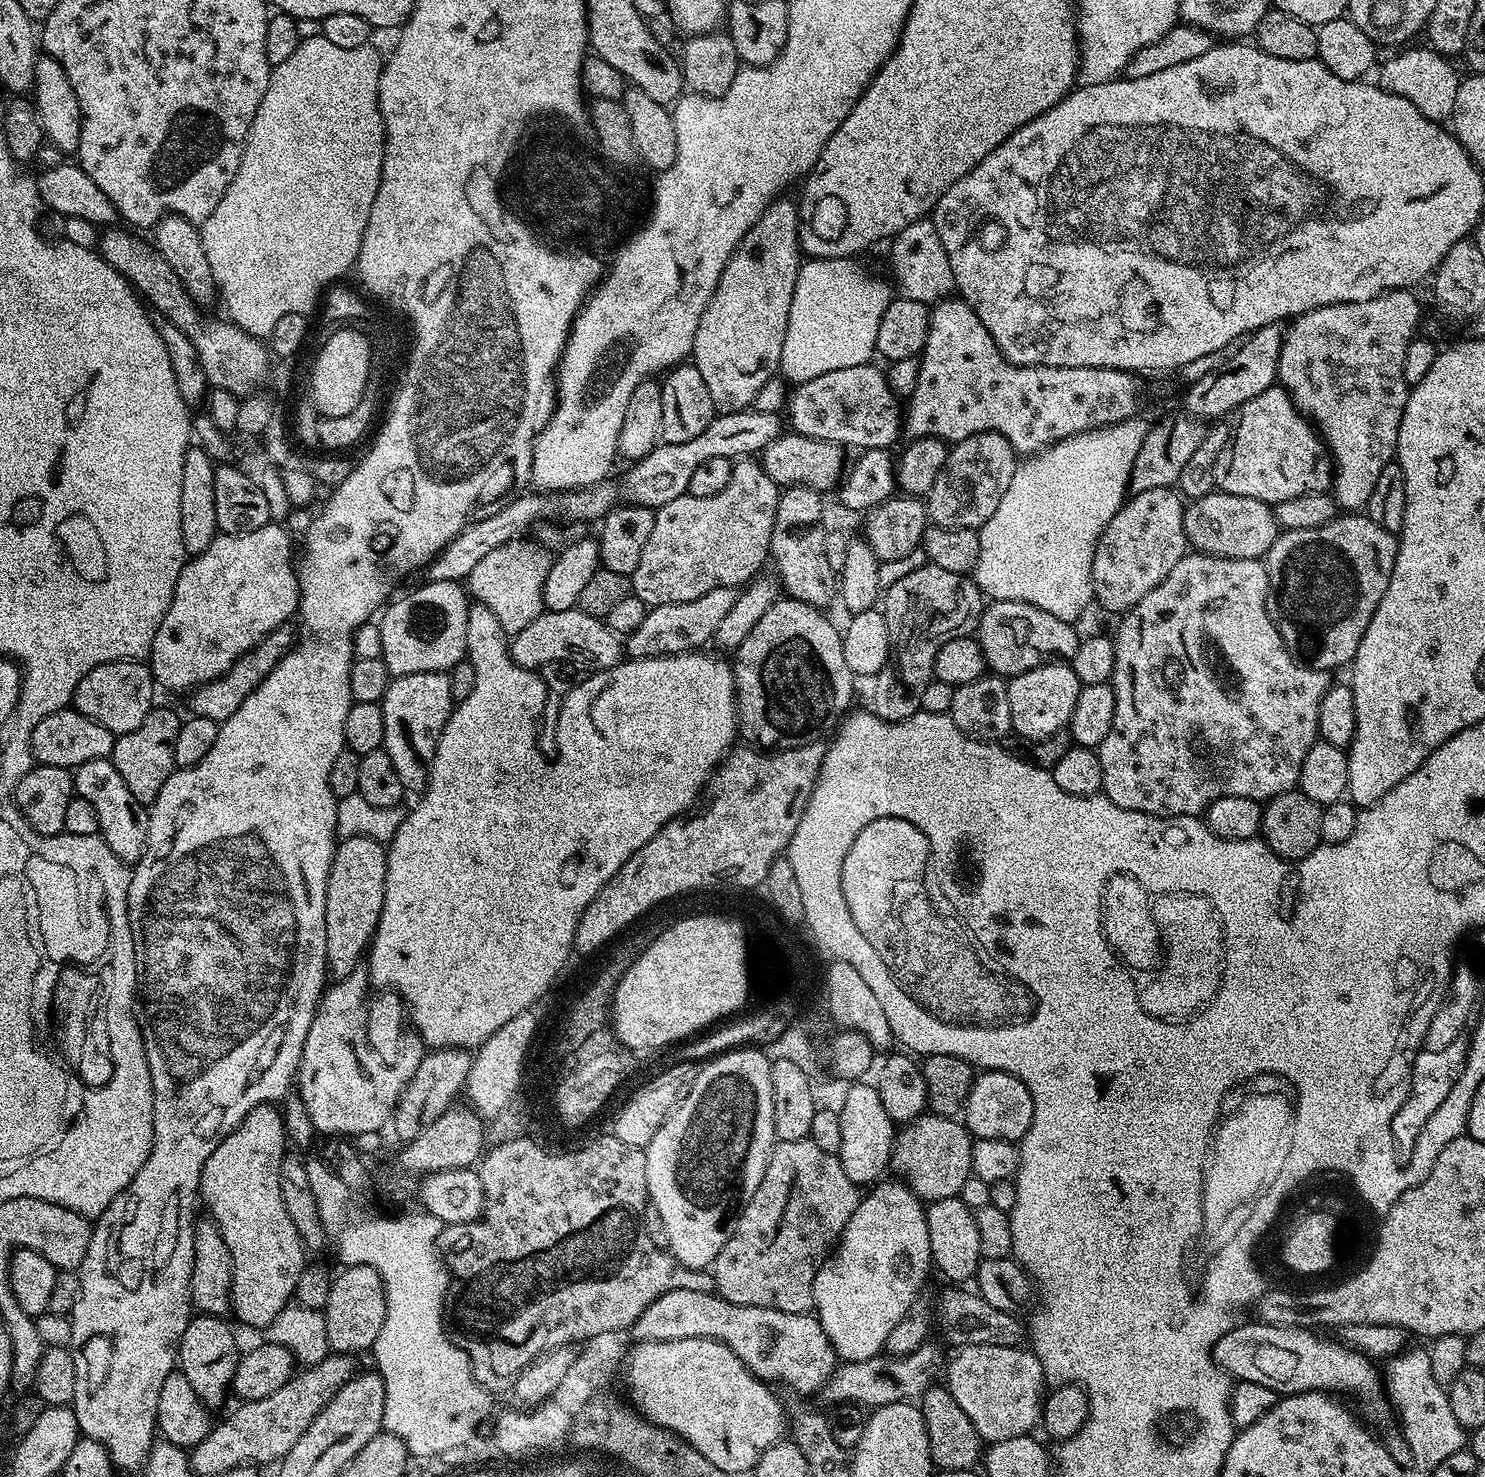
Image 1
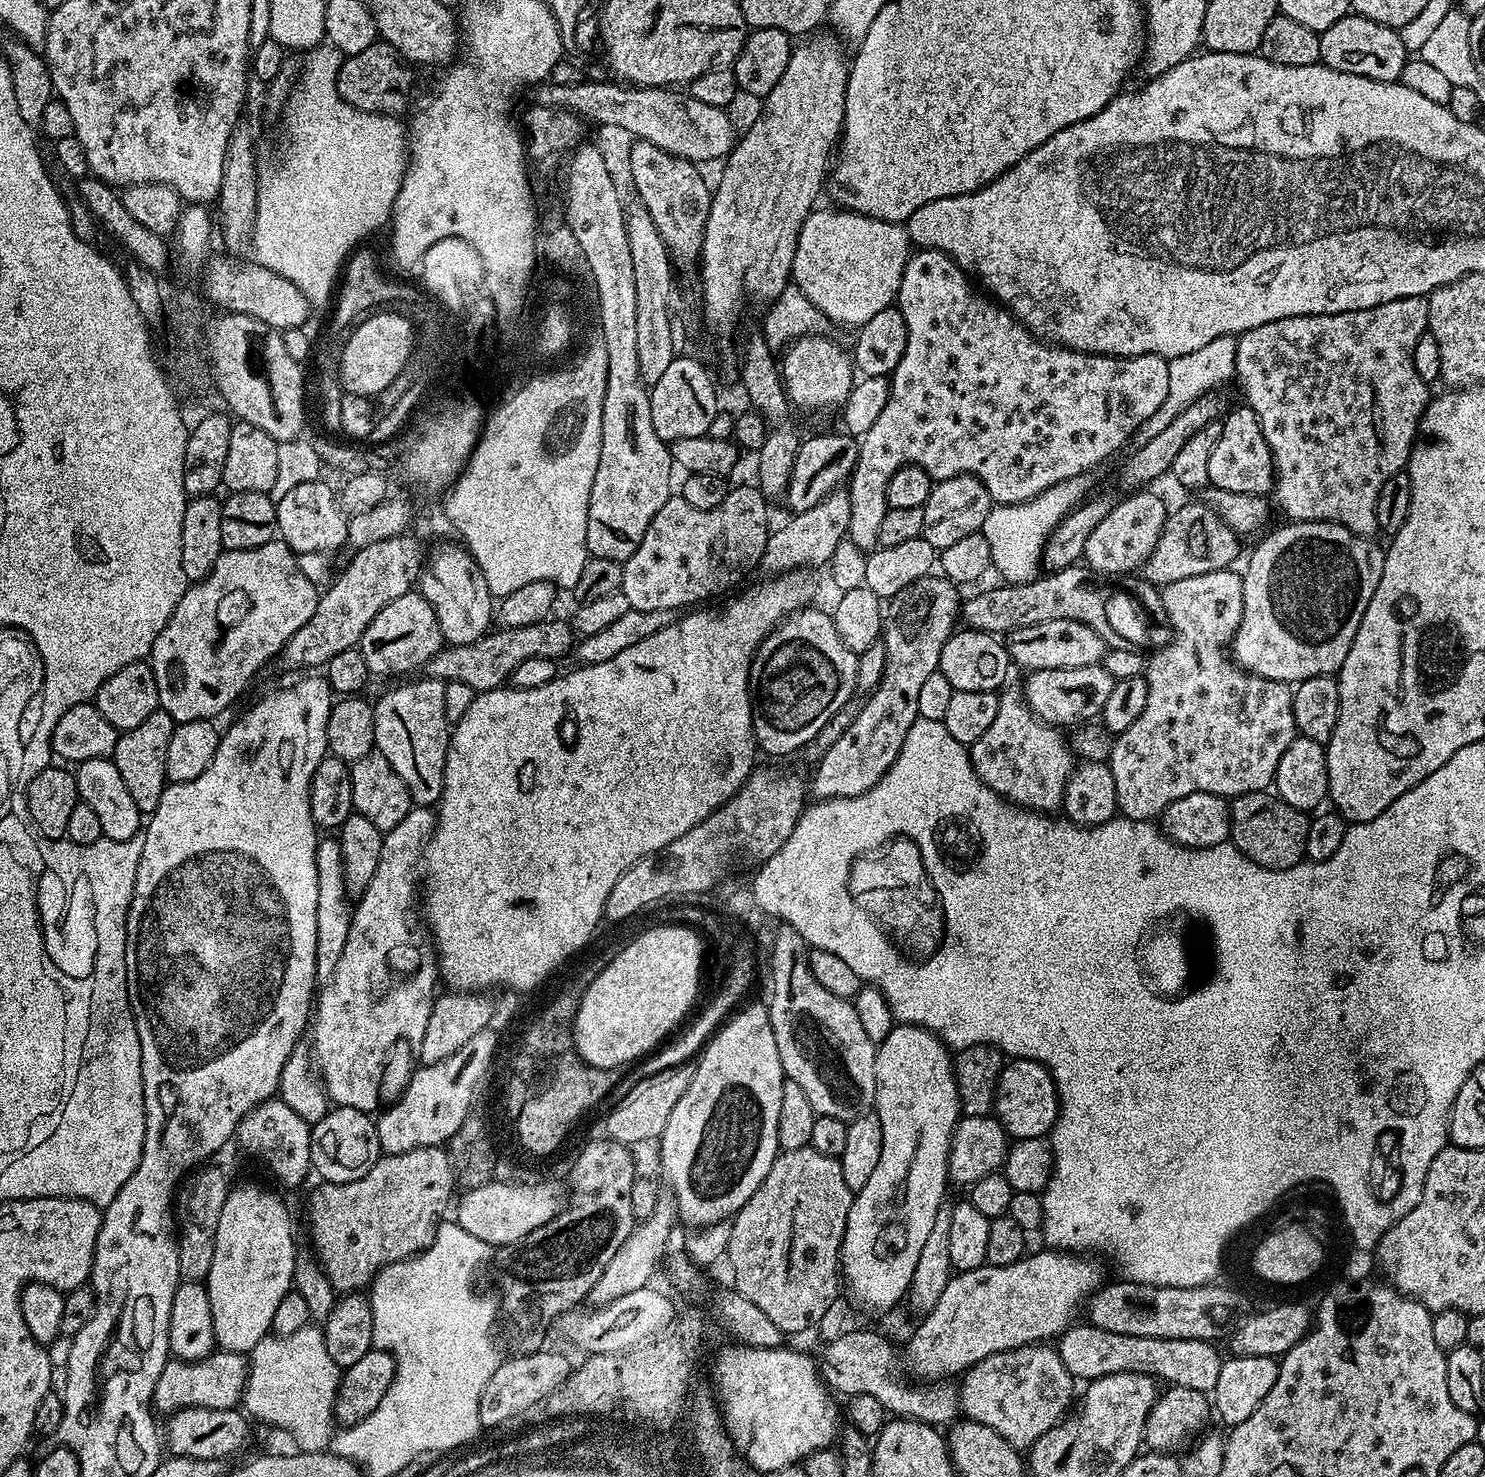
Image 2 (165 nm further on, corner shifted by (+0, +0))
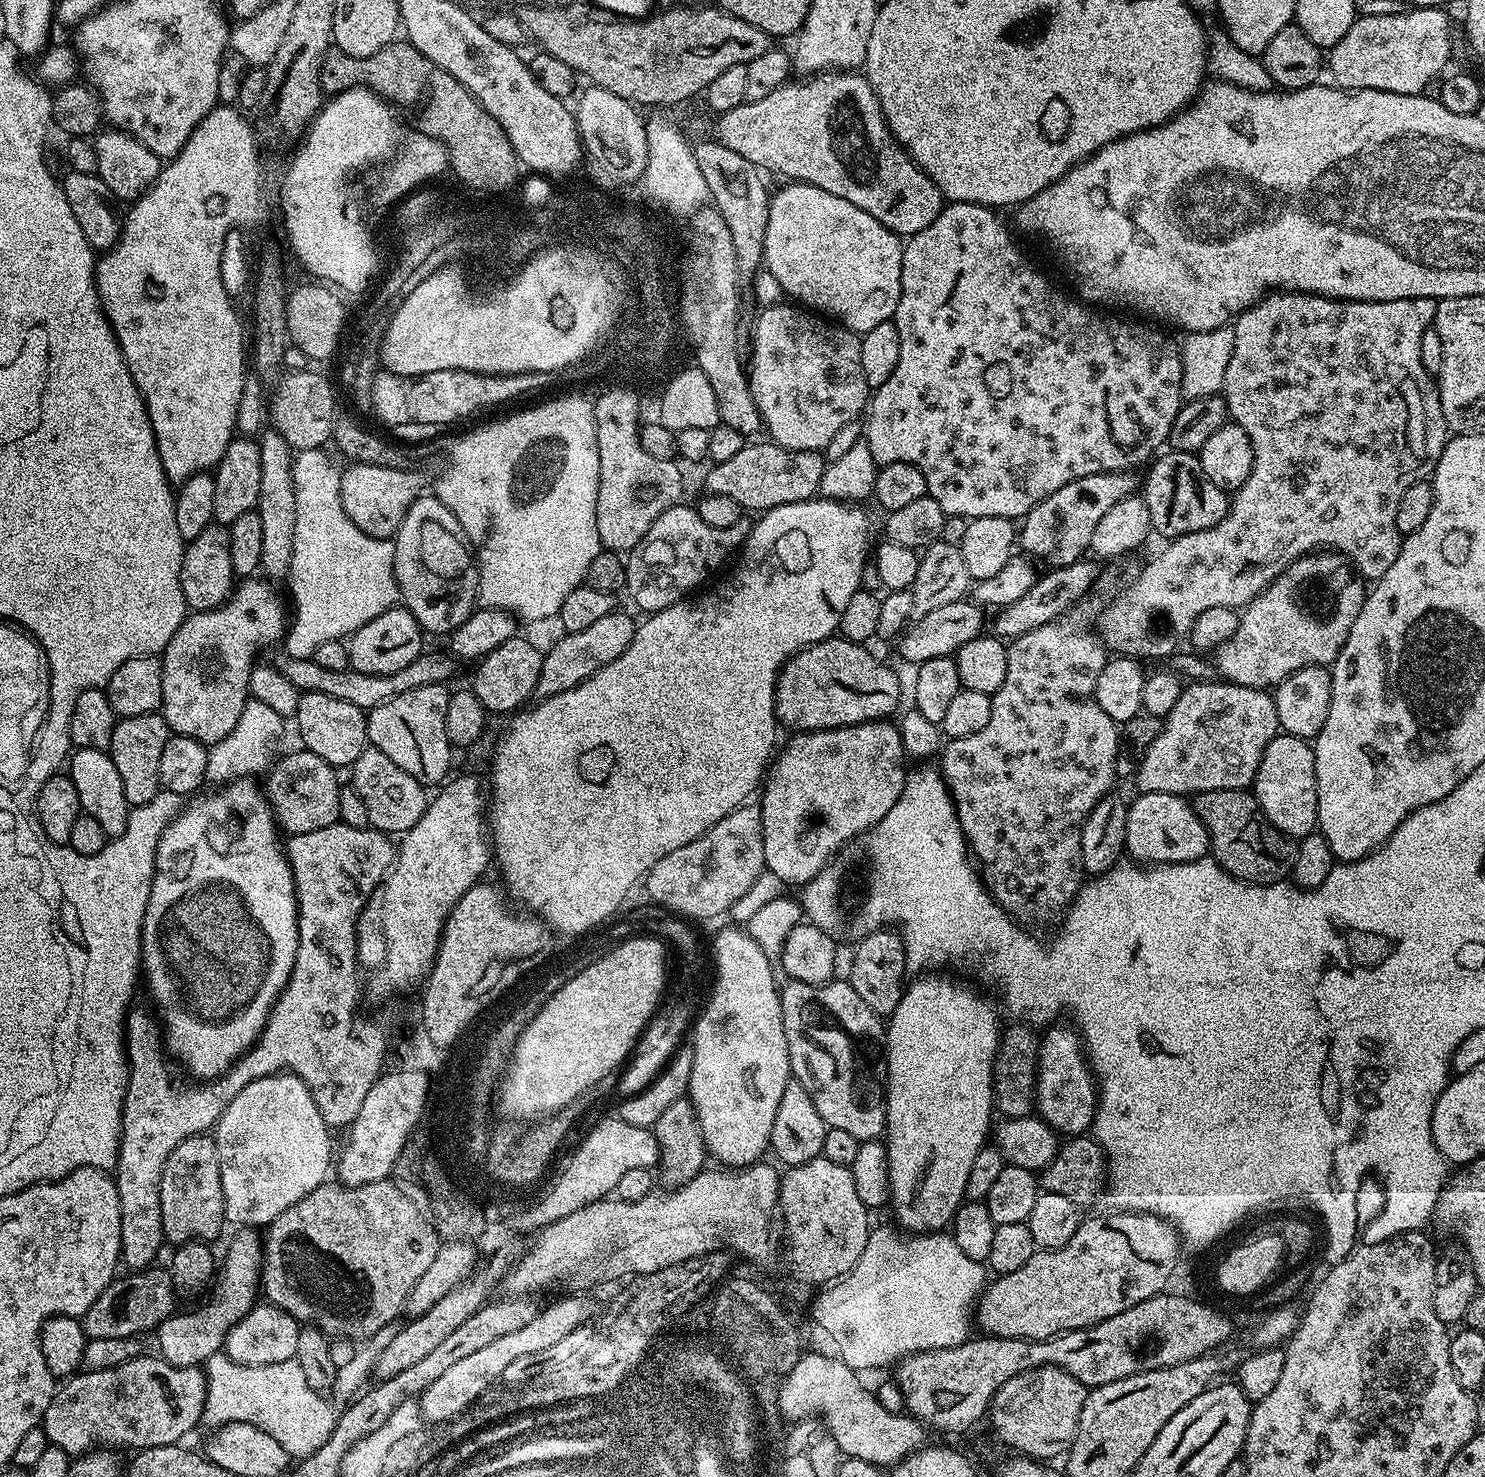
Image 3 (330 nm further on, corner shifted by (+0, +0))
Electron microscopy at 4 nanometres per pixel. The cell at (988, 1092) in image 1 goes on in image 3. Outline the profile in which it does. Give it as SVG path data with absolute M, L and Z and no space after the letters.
M1064 1022L1053 1023L1045 1032L1040 1036L1036 1067L1035 1111L1061 1137L1083 1136L1096 1116L1098 1085L1088 1067L1080 1033Z

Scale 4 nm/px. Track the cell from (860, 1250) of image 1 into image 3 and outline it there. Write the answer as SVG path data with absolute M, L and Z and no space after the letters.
M924 974L913 984L911 981L886 1024L888 1198L890 1209L896 1215L895 1223L909 1234L944 1230L951 1225L960 1205L965 1203L964 1191L968 1188L972 1167L994 1124L992 1063L996 1061L1002 1035L997 1005L956 980L936 975L940 974Z

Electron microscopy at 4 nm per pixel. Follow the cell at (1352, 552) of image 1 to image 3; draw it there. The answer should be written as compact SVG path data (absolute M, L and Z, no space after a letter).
M1317 550L1298 557L1240 612L1240 625L1232 637L1215 645L1214 665L1217 673L1227 683L1268 690L1280 684L1294 670L1331 665L1346 642L1346 634L1350 634L1350 626L1354 626L1354 618L1358 618L1358 610L1362 610L1365 595L1365 581L1347 556L1331 550Z

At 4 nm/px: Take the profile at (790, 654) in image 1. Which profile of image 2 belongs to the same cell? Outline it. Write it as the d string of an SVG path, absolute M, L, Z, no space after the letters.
M808 606L801 607L800 611L793 612L791 616L784 617L776 629L764 639L761 644L756 647L756 657L752 660L752 668L748 672L748 686L752 694L752 729L756 735L756 743L761 753L769 752L772 756L788 756L791 752L798 753L809 744L811 740L822 730L826 722L834 714L846 706L849 700L853 699L856 691L856 675L858 674L858 662L856 661L857 653L852 652L842 642L842 638L838 638L838 630L834 630L834 622L831 615L827 611L819 612L816 608L808 608Z

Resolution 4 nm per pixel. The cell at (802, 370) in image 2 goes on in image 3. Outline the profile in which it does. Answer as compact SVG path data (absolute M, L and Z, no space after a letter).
M781 302L779 304L769 304L759 309L756 316L756 325L752 328L752 357L747 357L746 371L750 390L754 394L754 402L760 411L760 419L763 427L768 428L771 443L788 448L791 452L820 452L827 449L830 438L842 430L842 426L853 423L857 419L856 415L863 413L870 404L870 389L866 382L866 374L862 374L862 350L860 349L860 336L851 332L843 324L837 324L823 315L811 310L805 310L792 302Z

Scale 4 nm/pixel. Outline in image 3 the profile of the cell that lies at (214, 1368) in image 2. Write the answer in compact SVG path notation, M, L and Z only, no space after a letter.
M141 1354L113 1368L80 1370L67 1377L57 1387L50 1406L46 1406L42 1427L49 1445L61 1448L72 1458L82 1456L93 1449L132 1448L131 1450L139 1450L179 1444L185 1439L183 1436L195 1426L196 1420L198 1424L201 1419L205 1383L203 1367L179 1368L161 1360L156 1354L152 1356Z

